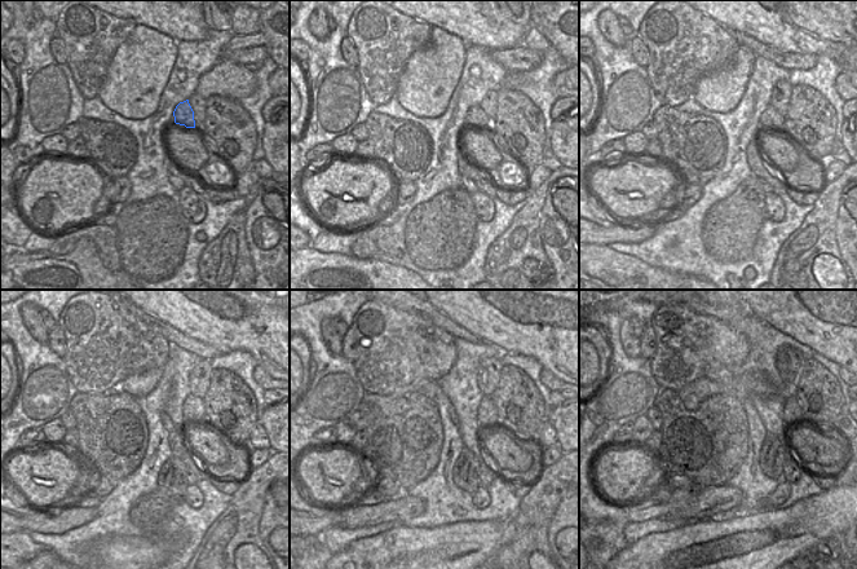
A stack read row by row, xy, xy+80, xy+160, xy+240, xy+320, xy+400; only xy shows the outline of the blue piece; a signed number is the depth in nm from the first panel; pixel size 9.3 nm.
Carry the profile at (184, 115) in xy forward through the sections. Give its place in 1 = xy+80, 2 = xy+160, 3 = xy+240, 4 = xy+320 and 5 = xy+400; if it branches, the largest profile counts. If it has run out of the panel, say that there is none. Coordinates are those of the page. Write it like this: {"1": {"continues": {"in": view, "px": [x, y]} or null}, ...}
{"1": {"continues": {"in": "xy+80", "px": [476, 117]}}, "2": {"continues": {"in": "xy+160", "px": [771, 119]}}, "3": {"continues": {"in": "xy+240", "px": [194, 411]}}, "4": {"continues": {"in": "xy+320", "px": [486, 414]}}, "5": {"continues": {"in": "xy+400", "px": [793, 414]}}}

